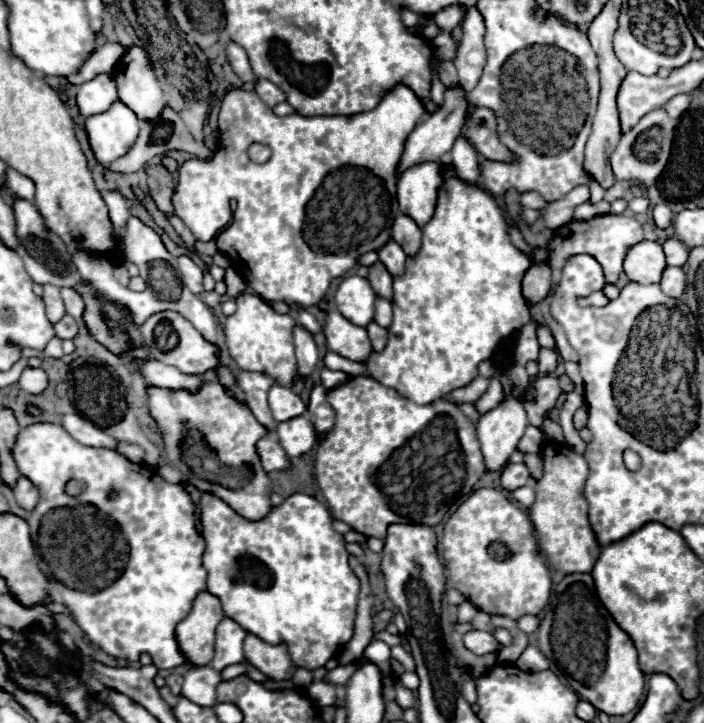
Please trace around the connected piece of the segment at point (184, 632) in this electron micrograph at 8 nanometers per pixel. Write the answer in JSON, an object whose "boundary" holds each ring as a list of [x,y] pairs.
{"boundary":[[[208,590],[200,592],[190,614],[176,628],[178,646],[190,664],[206,666],[212,660],[214,632],[222,618],[224,610],[220,608],[220,600],[216,600]]]}

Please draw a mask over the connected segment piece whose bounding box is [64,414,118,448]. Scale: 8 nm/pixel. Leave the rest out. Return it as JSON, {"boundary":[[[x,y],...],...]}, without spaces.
{"boundary":[[[66,414],[64,416],[66,432],[84,446],[102,446],[102,448],[116,448],[118,442],[96,428],[90,420],[84,420],[80,414]]]}

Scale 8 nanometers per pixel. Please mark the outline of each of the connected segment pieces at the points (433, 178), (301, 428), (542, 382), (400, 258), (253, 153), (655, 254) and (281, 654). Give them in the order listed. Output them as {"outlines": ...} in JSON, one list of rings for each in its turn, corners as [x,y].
{"outlines":[[[[436,160],[428,164],[416,164],[408,172],[400,174],[398,180],[398,204],[404,214],[414,218],[422,228],[434,214],[438,192],[444,186],[446,176],[456,176],[452,162]]],[[[296,416],[292,420],[280,422],[276,434],[278,434],[280,446],[292,458],[310,452],[310,448],[316,442],[316,430],[306,416]]],[[[542,376],[534,382],[534,390],[536,390],[536,402],[530,404],[526,410],[528,410],[528,418],[530,418],[530,424],[538,426],[542,424],[544,420],[544,414],[554,408],[558,396],[562,394],[560,386],[558,386],[558,378],[554,376]]],[[[390,240],[388,244],[384,244],[384,248],[378,250],[378,256],[380,256],[380,262],[388,268],[388,272],[392,276],[398,276],[404,272],[404,262],[406,262],[406,254],[404,250],[400,248],[398,242]]],[[[252,144],[248,152],[250,152],[250,158],[258,164],[264,164],[270,158],[270,148],[264,144]]],[[[640,242],[632,246],[624,260],[624,272],[632,282],[658,284],[666,268],[664,250],[658,242]]],[[[248,634],[244,640],[244,656],[256,666],[260,672],[270,676],[272,680],[290,680],[294,676],[294,664],[290,662],[286,644],[266,644],[258,636]]]]}

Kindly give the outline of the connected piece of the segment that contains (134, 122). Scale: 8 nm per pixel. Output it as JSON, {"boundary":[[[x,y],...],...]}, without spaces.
{"boundary":[[[116,100],[108,112],[86,118],[90,146],[100,164],[110,164],[124,156],[134,144],[138,128],[138,116],[126,104],[120,104],[120,100]]]}

